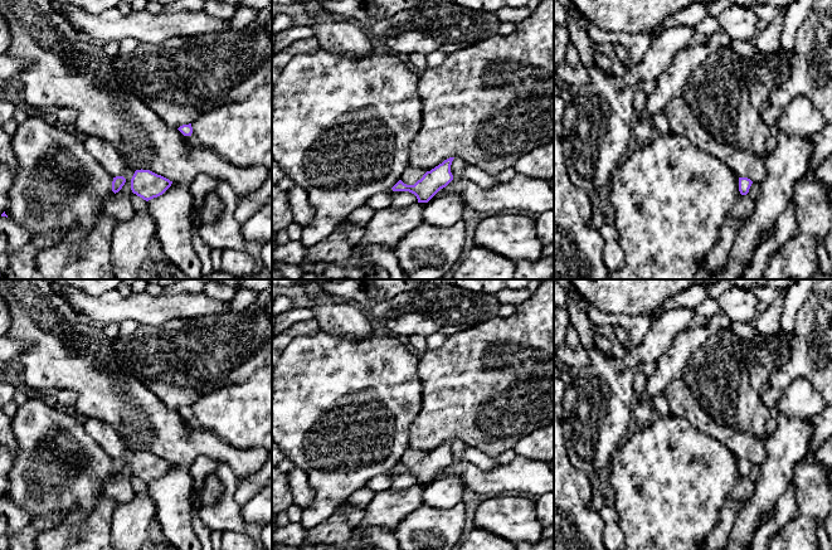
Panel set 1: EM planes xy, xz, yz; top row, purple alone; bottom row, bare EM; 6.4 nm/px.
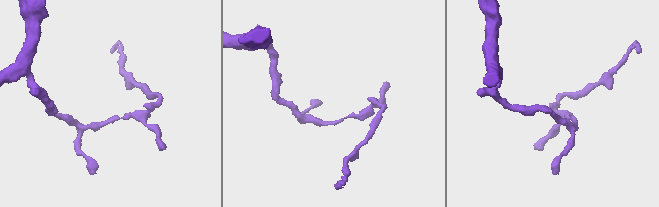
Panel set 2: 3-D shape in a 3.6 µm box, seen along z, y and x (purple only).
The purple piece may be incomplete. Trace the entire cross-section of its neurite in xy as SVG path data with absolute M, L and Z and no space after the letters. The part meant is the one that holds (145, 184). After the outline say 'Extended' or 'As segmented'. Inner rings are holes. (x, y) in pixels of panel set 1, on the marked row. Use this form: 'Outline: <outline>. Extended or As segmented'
Outline: M136 170L131 179L131 190L137 196L149 201L154 198L162 195L172 181L157 175L150 170Z. As segmented

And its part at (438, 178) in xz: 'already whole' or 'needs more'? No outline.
already whole

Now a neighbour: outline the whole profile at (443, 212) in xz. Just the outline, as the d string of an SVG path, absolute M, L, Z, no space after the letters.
M458 194L436 196L423 206L423 219L433 227L449 228L462 219L466 205Z

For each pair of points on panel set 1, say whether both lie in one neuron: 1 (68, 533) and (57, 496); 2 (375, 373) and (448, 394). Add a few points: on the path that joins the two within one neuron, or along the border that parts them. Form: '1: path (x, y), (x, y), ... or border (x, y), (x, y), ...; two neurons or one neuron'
1: path (68, 524), (68, 507), (66, 505); one neuron
2: border (419, 358), (422, 405), (416, 415); two neurons

